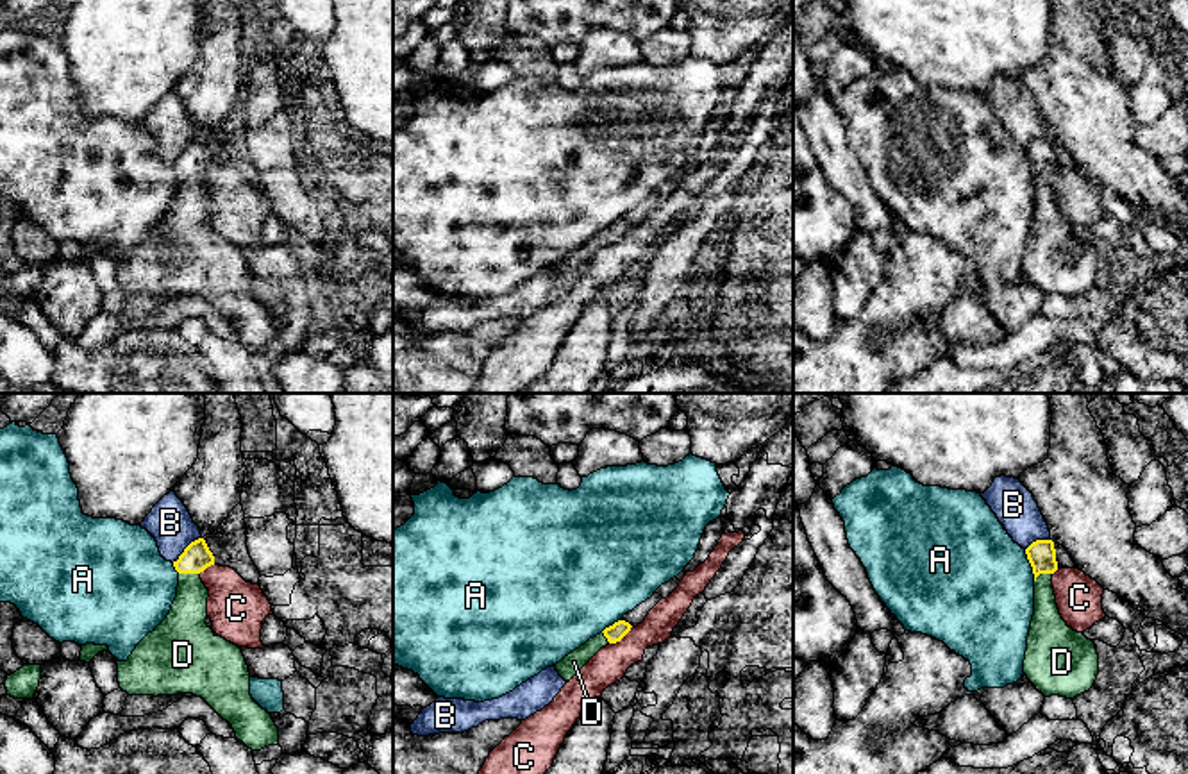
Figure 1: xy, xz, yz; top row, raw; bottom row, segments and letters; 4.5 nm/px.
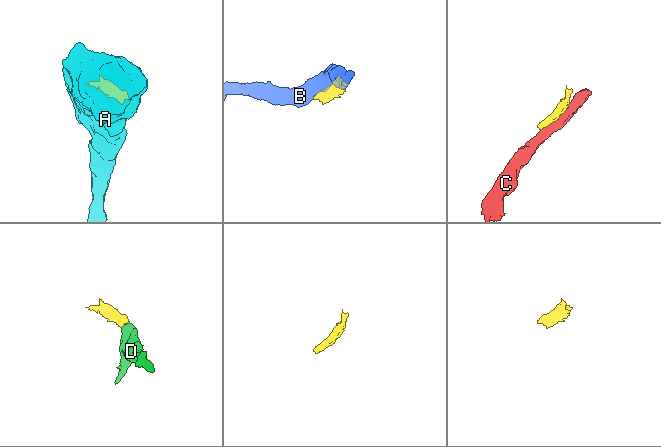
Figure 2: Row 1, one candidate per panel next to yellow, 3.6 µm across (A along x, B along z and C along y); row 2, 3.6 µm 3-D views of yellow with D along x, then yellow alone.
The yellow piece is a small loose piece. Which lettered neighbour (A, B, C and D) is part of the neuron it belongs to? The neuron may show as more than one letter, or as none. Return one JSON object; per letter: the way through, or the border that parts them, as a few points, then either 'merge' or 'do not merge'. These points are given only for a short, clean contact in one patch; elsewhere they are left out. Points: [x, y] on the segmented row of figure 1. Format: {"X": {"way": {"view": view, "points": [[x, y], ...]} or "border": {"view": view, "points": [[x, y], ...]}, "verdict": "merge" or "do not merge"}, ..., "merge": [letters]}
{"A": {"verdict": "do not merge"}, "B": {"verdict": "do not merge"}, "C": {"border": {"view": "xz", "points": [[631, 626], [619, 640], [610, 644]]}, "verdict": "do not merge"}, "D": {"way": {"view": "xy", "points": [[197, 556], [190, 563], [190, 572], [190, 610], [184, 628]]}, "verdict": "merge"}, "merge": ["D"]}

